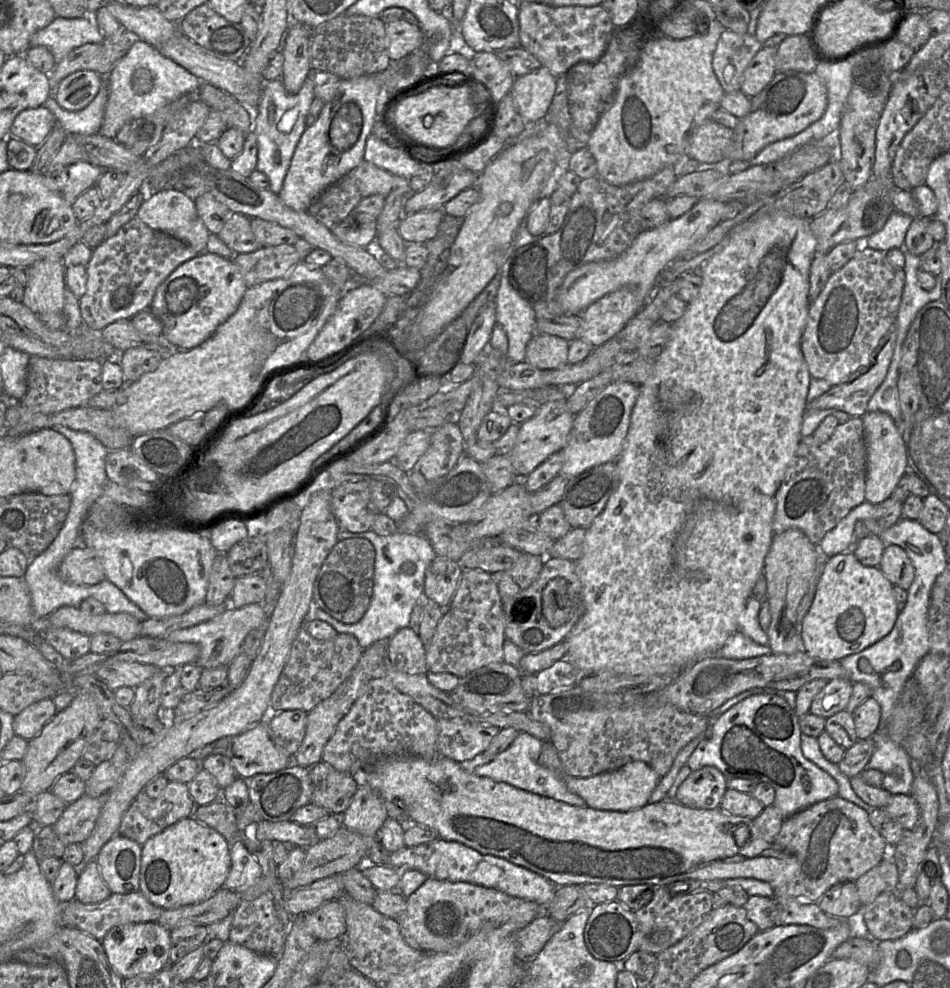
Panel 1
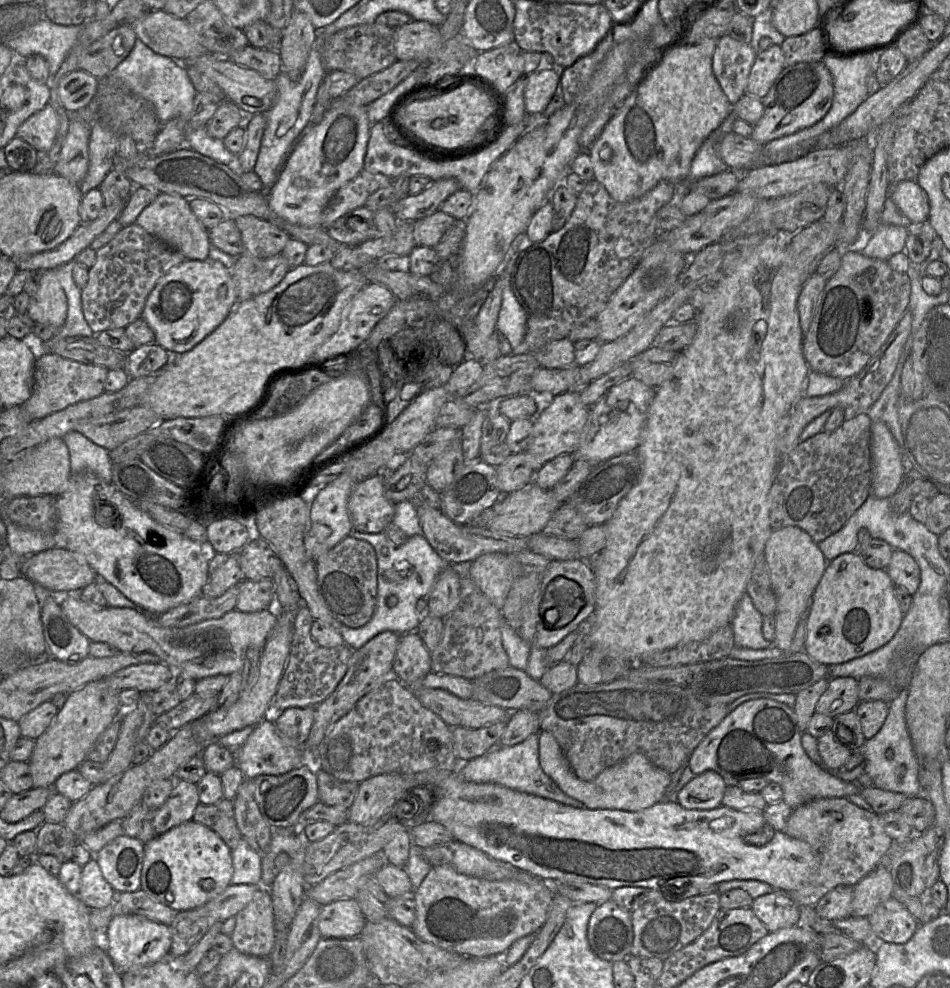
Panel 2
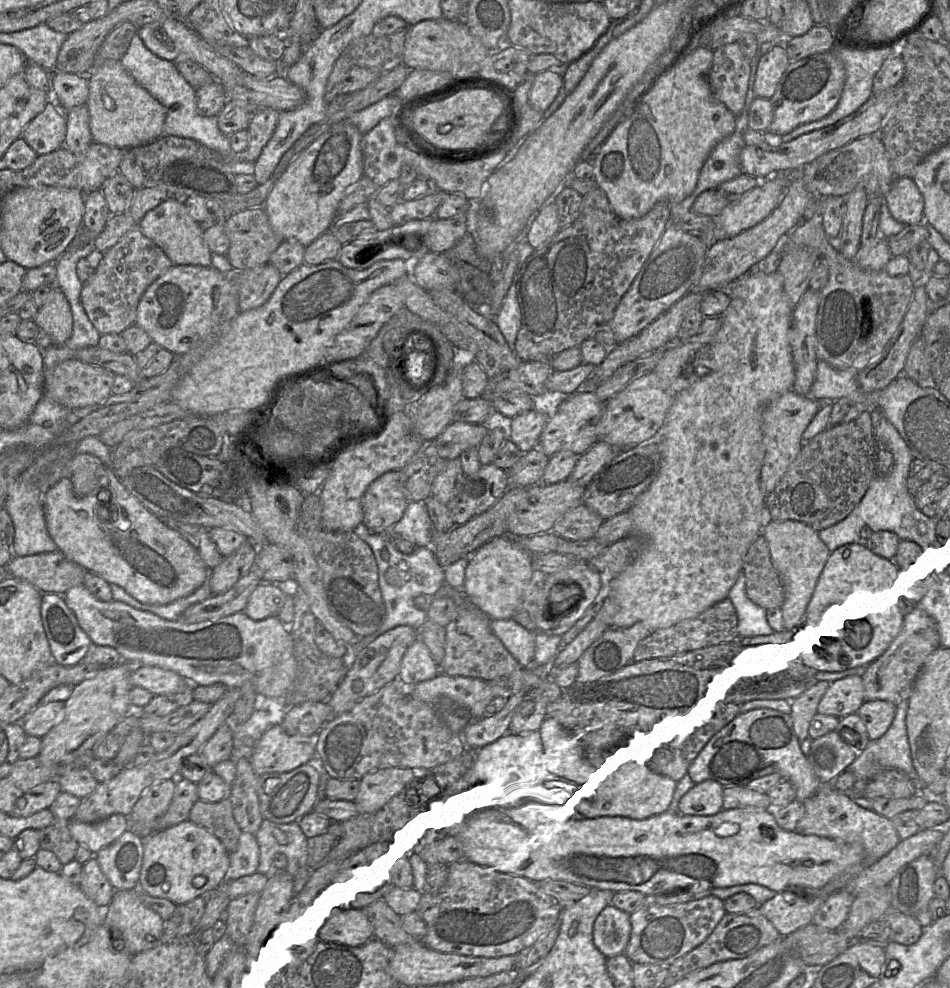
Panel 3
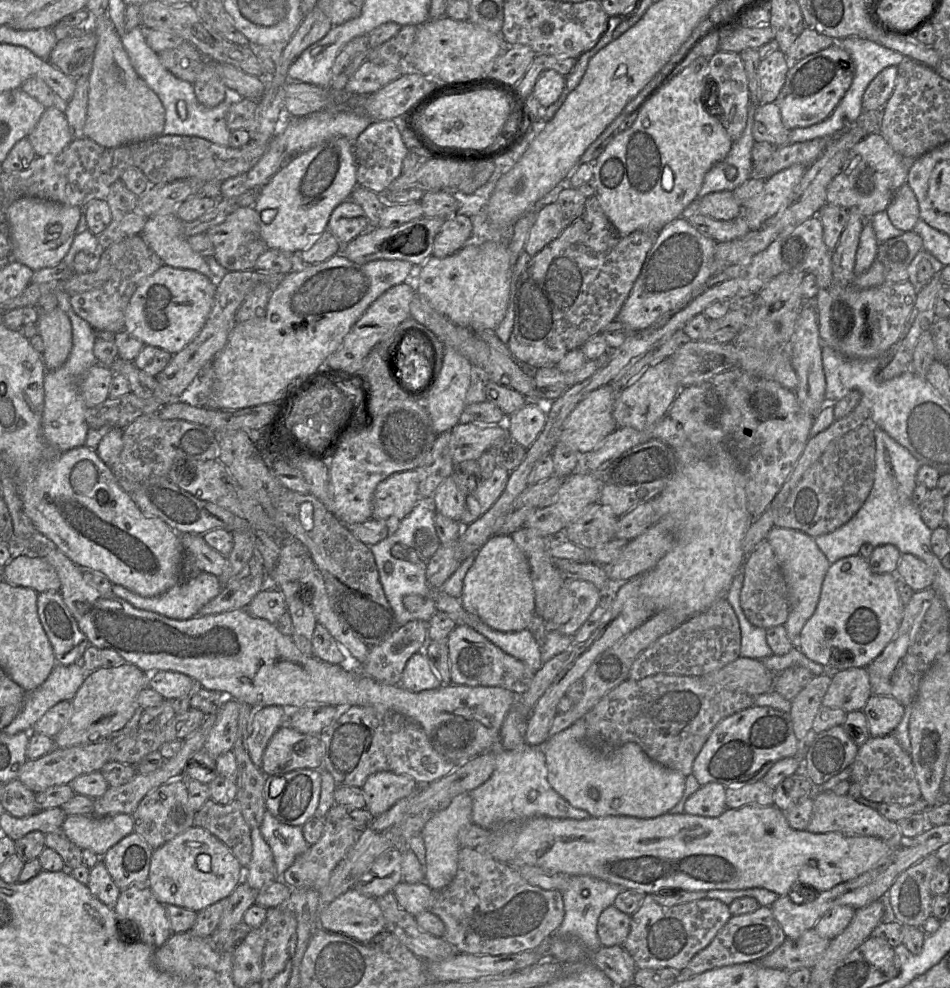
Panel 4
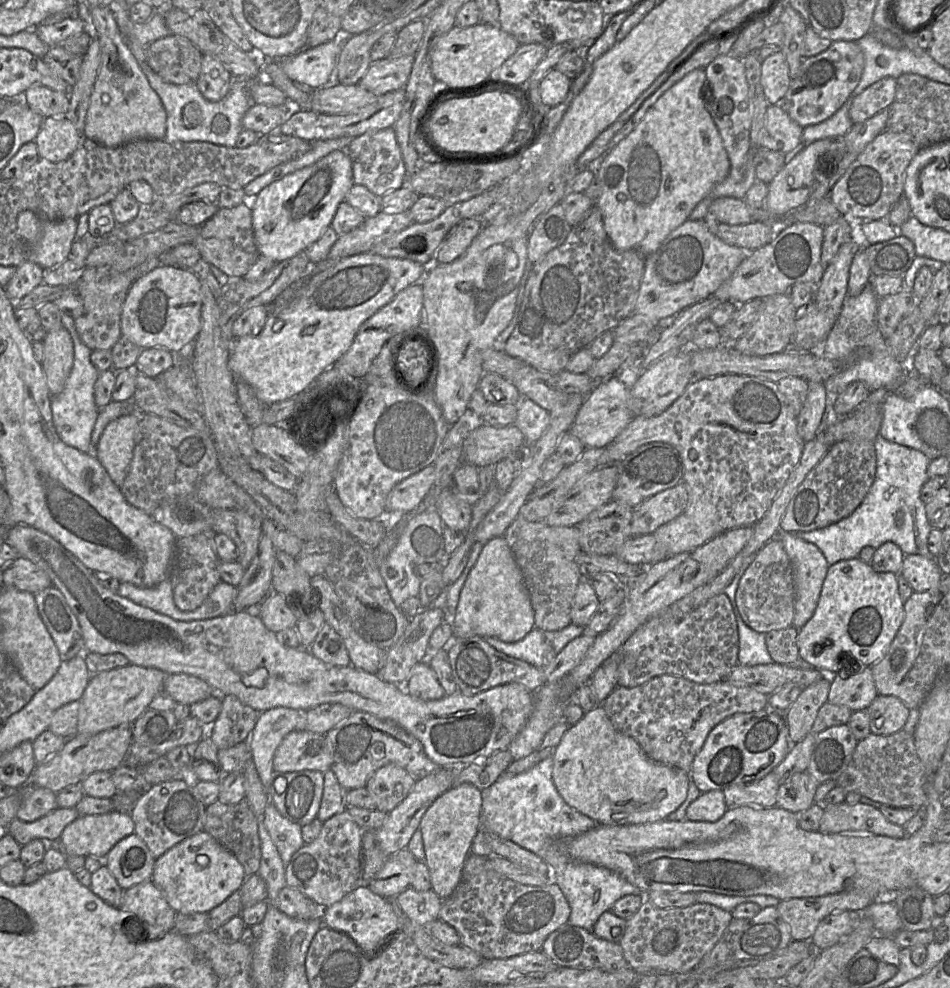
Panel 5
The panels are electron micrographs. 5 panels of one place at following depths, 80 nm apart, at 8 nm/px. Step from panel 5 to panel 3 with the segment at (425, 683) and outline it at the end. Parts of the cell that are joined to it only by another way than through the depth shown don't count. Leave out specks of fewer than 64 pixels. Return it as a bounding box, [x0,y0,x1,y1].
[398,637,439,689]

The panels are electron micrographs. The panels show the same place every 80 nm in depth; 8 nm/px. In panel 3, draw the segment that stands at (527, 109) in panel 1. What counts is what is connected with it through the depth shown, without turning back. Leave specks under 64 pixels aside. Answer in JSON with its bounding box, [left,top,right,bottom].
[528,69,563,114]

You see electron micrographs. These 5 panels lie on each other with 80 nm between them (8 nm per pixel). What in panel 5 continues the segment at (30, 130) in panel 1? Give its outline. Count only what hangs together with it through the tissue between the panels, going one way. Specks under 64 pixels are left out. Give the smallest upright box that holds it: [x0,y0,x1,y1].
[35,116,81,163]

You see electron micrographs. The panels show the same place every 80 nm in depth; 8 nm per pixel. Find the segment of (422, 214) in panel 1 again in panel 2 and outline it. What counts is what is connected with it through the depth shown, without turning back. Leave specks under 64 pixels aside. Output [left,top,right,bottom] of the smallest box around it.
[414,210,455,248]

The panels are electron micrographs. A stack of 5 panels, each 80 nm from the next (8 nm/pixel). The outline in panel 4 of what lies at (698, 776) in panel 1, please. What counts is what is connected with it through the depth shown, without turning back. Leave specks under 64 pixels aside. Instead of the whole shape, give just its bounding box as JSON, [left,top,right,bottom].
[684,783,726,817]

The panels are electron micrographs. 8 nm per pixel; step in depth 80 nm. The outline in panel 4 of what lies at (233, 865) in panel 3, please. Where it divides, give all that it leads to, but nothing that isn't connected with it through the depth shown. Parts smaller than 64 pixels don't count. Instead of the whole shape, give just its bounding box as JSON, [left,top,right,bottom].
[242,827,279,890]

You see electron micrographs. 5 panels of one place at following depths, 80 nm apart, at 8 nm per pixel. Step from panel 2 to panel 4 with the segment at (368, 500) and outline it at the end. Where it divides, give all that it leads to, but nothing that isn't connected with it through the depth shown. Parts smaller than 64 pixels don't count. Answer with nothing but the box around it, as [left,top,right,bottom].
[371,470,420,521]

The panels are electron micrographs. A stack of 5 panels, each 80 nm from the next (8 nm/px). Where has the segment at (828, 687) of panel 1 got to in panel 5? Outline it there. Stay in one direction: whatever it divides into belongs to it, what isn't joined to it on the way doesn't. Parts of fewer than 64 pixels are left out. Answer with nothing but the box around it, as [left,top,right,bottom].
[827,667,878,712]

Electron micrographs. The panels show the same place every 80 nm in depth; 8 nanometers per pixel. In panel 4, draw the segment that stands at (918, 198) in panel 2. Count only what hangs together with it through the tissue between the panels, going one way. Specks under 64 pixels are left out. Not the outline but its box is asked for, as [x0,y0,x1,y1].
[886,182,920,232]

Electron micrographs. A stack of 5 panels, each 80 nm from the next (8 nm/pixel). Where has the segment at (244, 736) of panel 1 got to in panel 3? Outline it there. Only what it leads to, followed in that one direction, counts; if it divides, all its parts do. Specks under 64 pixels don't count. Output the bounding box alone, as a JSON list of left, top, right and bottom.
[250,724,315,776]

